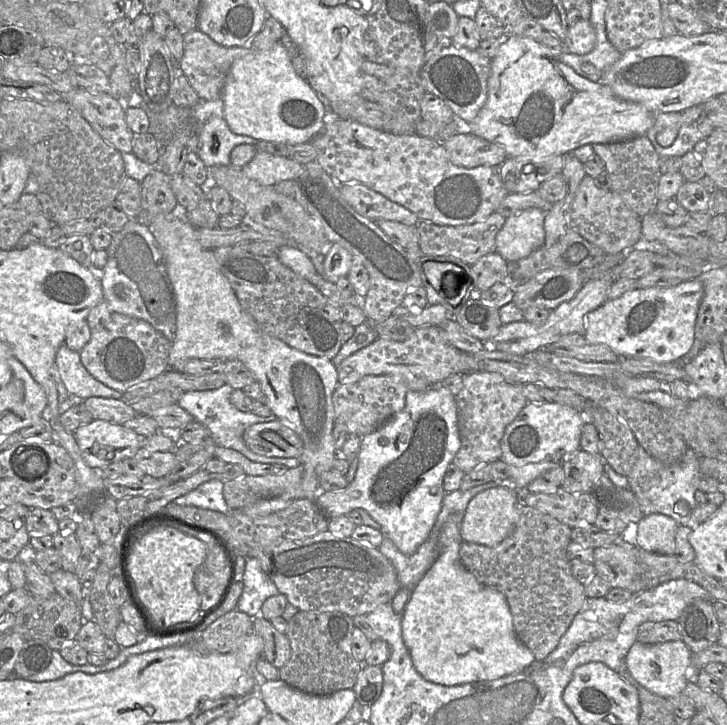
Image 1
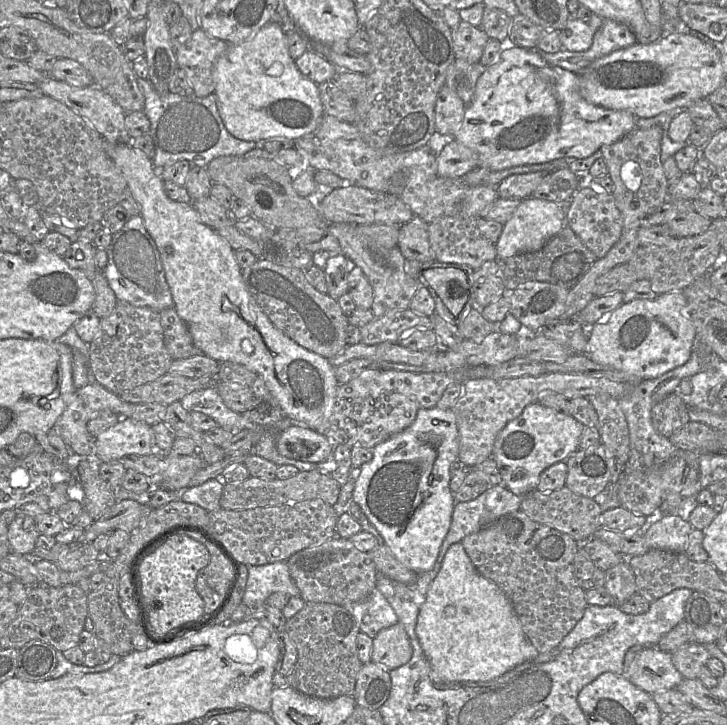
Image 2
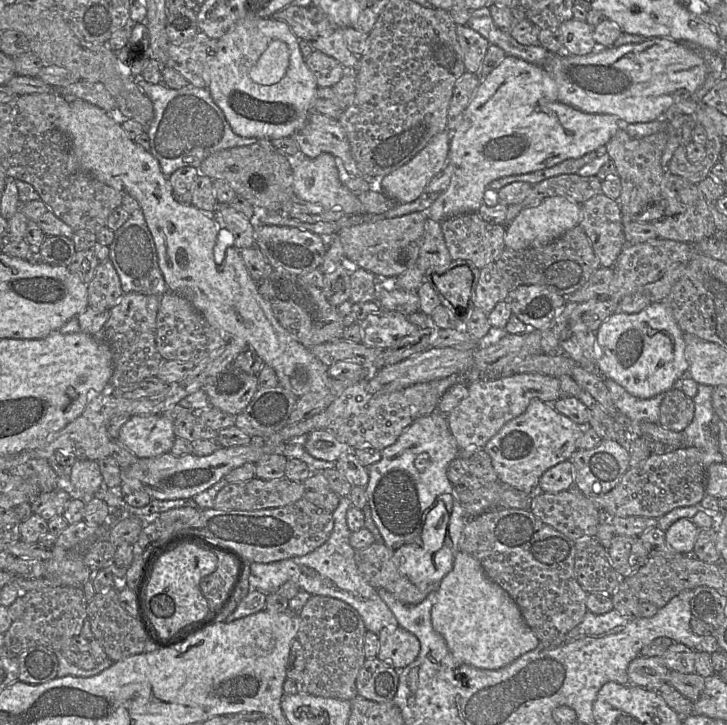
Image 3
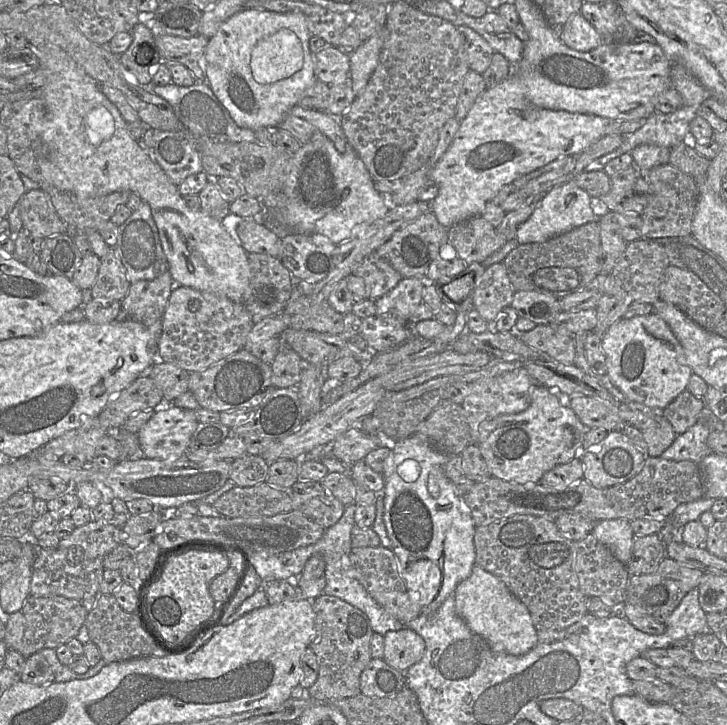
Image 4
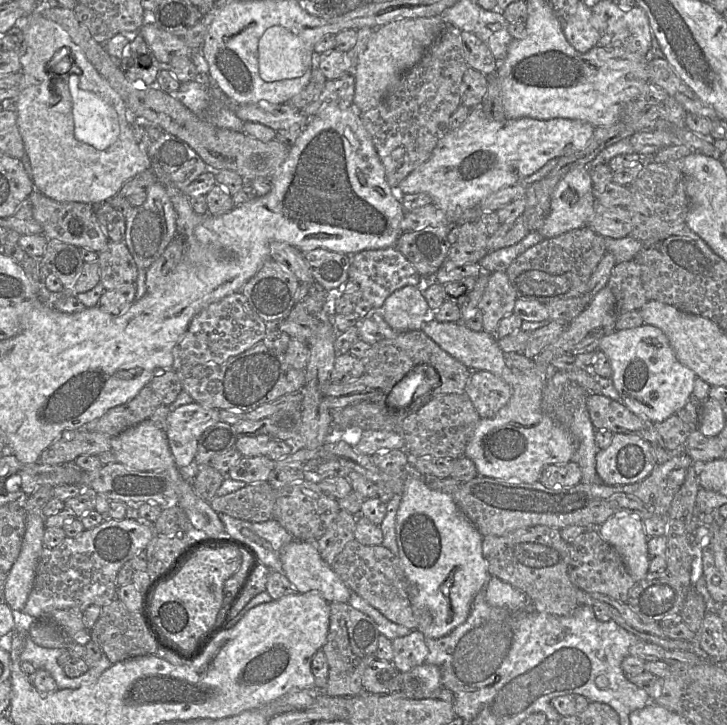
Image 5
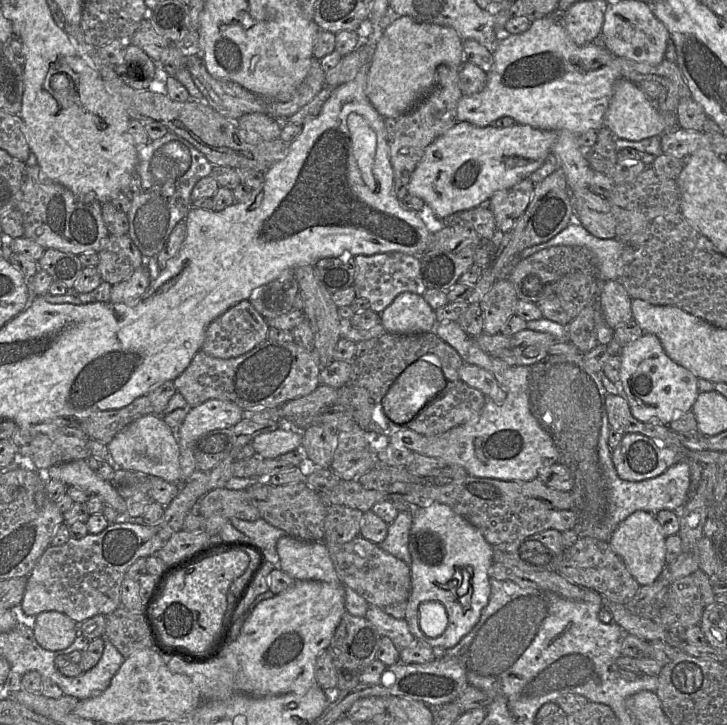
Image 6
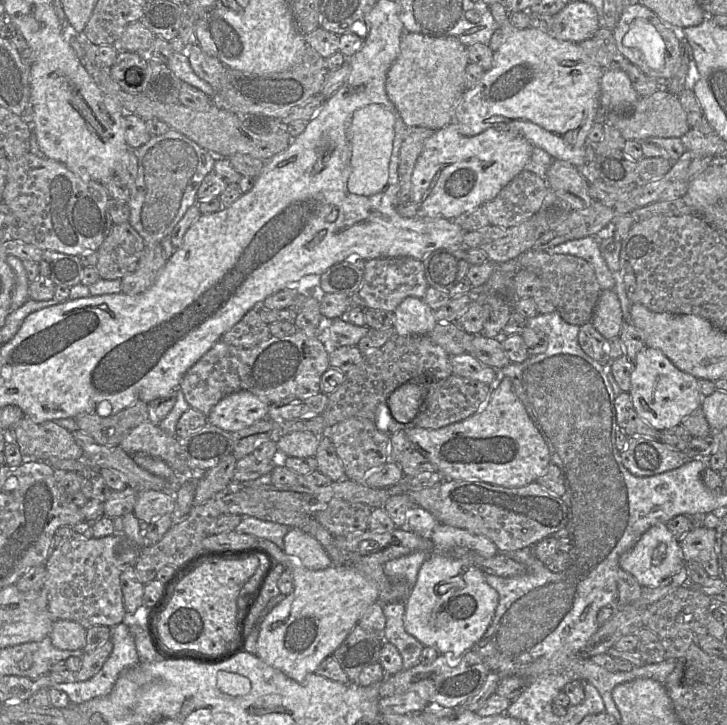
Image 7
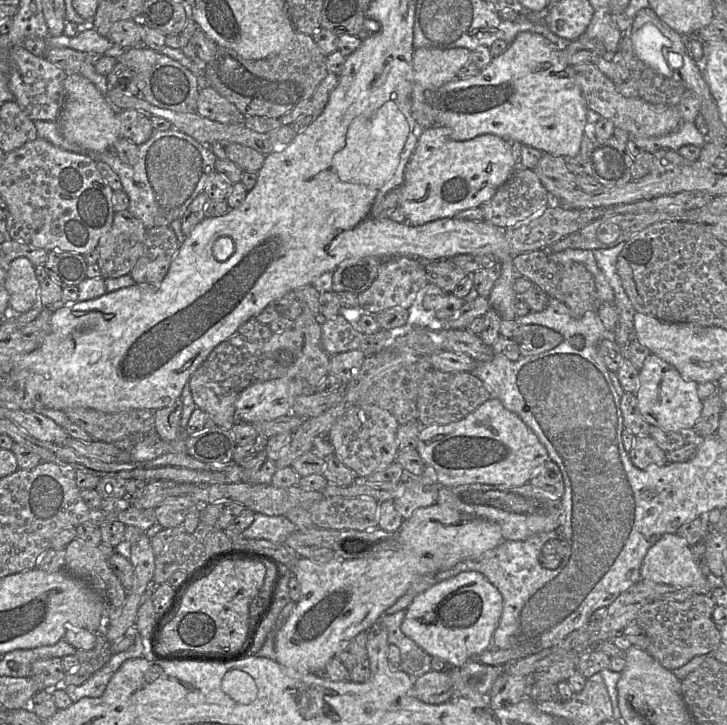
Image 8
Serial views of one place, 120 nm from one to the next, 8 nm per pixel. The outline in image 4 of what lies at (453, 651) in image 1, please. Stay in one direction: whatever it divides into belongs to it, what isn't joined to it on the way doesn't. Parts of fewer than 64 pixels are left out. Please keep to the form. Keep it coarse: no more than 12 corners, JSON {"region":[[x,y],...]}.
{"region":[[480,565],[457,585],[456,613],[493,651],[523,655],[528,608]]}

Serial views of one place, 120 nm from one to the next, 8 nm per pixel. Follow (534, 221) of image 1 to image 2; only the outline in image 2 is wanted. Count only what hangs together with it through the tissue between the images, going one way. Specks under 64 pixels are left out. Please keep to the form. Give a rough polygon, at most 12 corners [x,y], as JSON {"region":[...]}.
{"region":[[526,198],[503,226],[497,258],[538,251],[565,205]]}

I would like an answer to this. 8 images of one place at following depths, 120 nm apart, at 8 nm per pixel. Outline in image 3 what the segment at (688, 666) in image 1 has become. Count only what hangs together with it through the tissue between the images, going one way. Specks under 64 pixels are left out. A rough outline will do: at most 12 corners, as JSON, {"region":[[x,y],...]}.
{"region":[[638,656],[628,666],[632,685],[667,683],[670,669],[659,656]]}

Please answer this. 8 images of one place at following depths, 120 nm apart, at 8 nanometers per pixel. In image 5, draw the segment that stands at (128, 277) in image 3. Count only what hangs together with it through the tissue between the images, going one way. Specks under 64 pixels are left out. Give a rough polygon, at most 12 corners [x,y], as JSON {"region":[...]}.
{"region":[[160,181],[126,219],[123,242],[147,270],[177,235]]}

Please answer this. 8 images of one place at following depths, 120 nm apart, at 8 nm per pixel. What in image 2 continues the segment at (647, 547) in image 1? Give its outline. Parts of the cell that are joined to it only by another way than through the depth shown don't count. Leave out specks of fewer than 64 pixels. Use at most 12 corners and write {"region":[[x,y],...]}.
{"region":[[665,513],[648,528],[650,549],[684,553],[693,529]]}

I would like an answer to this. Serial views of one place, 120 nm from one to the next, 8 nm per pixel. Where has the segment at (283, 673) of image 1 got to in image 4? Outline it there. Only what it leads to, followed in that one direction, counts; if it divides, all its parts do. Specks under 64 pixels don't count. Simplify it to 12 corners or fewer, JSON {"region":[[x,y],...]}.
{"region":[[326,594],[313,600],[317,656],[310,697],[359,695],[372,659],[368,616]]}

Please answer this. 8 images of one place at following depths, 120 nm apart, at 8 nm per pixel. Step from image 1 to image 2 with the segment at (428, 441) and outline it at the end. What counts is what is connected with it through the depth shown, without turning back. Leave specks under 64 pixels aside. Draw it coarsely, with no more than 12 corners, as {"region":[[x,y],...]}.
{"region":[[420,409],[352,501],[395,558],[434,567],[456,500],[452,409]]}

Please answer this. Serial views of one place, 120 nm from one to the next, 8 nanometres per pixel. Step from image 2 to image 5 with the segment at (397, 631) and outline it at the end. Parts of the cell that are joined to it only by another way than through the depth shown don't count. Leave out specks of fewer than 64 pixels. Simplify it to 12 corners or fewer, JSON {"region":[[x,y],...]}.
{"region":[[419,630],[393,639],[392,663],[402,673],[425,664]]}

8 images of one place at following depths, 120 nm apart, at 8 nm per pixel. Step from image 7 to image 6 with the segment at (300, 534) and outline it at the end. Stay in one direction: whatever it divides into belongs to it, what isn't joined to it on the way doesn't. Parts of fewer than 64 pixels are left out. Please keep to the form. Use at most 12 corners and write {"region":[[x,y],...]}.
{"region":[[286,535],[281,569],[295,581],[342,585],[324,542]]}

